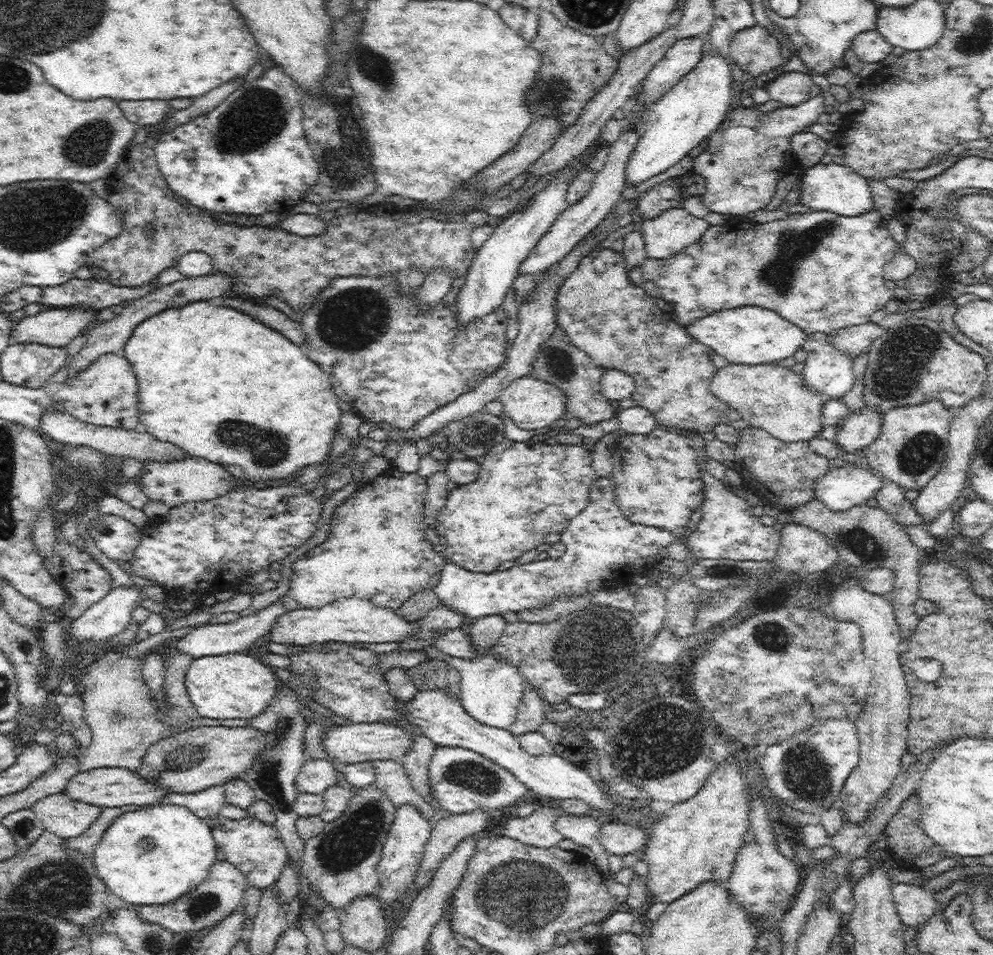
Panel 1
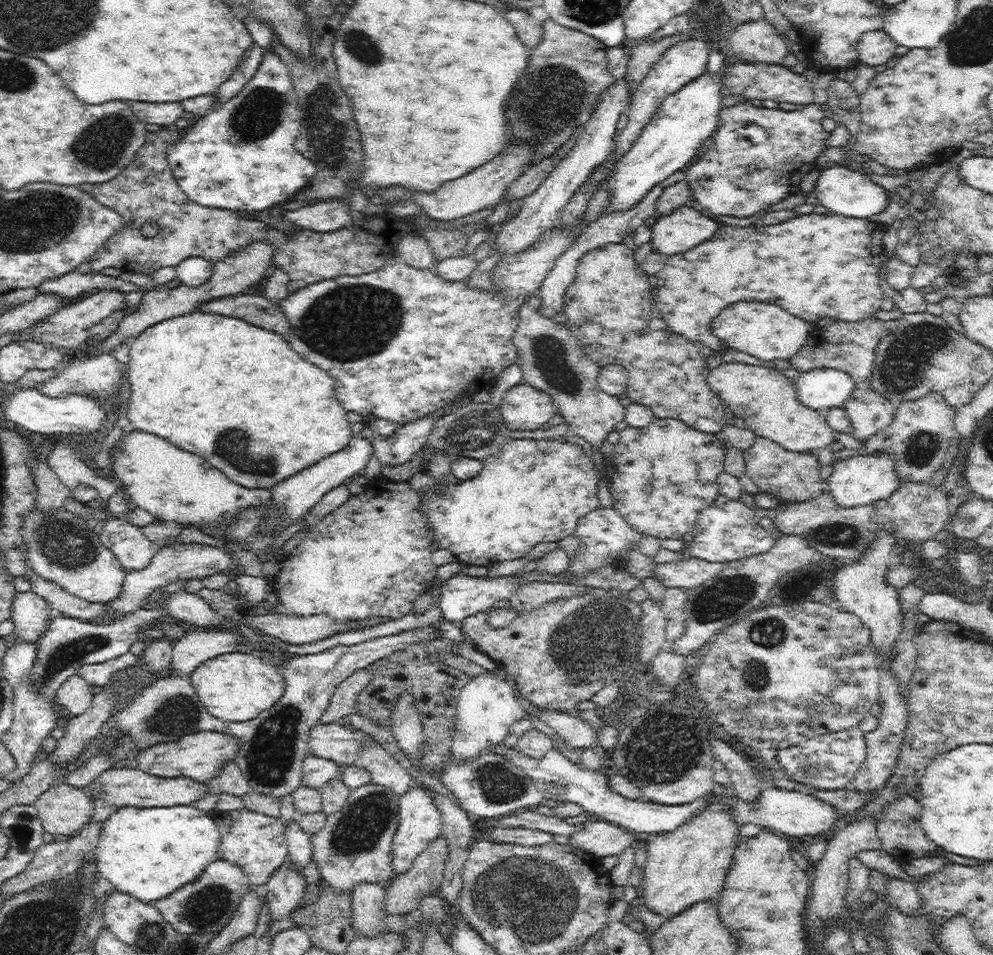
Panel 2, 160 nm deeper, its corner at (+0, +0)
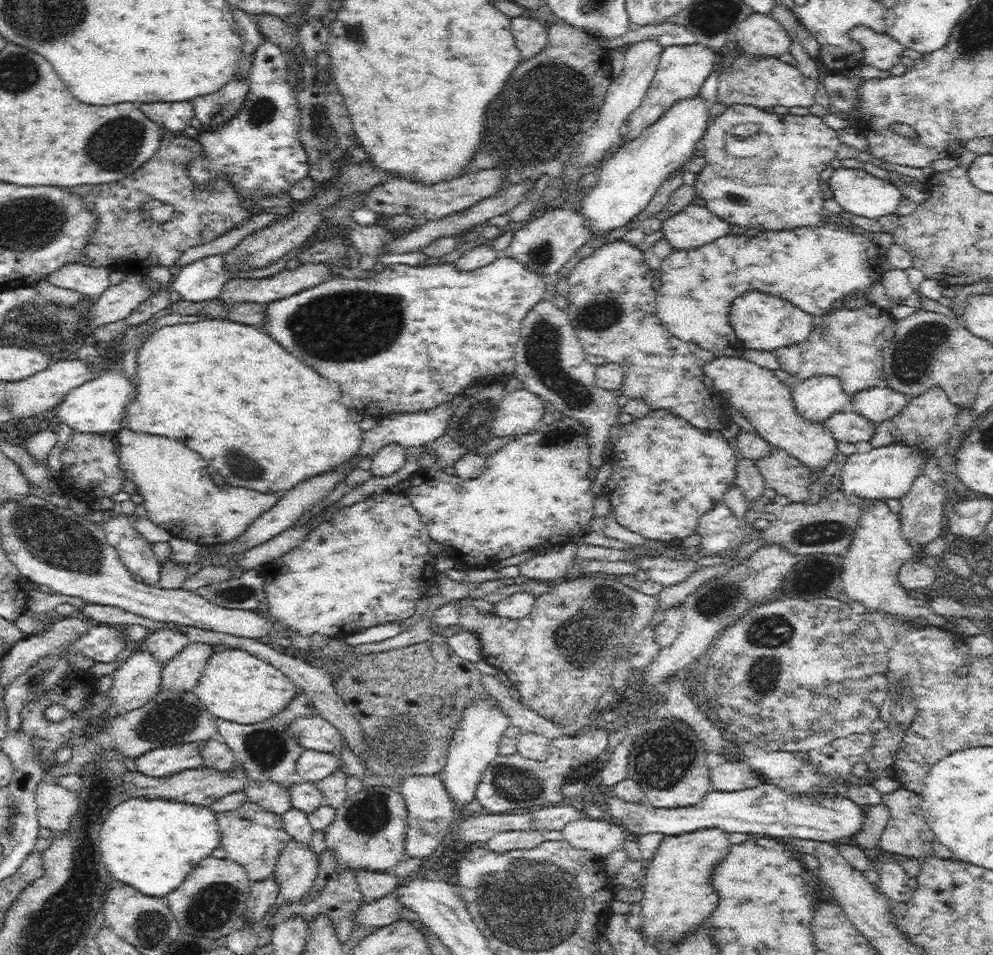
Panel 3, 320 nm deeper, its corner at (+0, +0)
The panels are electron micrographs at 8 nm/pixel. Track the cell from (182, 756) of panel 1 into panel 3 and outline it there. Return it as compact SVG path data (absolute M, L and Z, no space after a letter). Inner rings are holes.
M184 742L145 752L135 759L137 771L152 777L169 777L203 766L200 744Z

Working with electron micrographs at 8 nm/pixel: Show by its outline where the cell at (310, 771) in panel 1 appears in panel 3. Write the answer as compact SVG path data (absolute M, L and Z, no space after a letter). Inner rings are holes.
M303 749L298 757L295 772L299 780L318 782L338 768L334 753Z

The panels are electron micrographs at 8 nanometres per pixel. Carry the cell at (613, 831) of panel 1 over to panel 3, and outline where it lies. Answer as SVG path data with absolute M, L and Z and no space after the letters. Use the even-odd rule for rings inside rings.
M582 817L570 821L561 832L572 846L579 850L589 849L603 858L614 850L620 850L627 840L623 826L605 817Z

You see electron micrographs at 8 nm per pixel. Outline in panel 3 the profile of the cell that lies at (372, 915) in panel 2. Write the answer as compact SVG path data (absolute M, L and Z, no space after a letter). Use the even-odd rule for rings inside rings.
M358 869L356 871L356 882L363 898L362 904L372 902L386 896L386 894L390 894L400 882L400 878L389 871L378 872L366 869Z

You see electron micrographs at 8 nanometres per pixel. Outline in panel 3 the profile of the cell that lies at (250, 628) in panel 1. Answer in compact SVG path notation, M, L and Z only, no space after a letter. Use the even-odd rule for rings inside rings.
M191 642L163 665L161 688L170 692L193 692L206 663L215 652L210 644Z

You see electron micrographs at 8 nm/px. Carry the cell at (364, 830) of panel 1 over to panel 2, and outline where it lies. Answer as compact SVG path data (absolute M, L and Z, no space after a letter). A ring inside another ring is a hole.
M368 783L352 788L342 810L327 816L324 828L315 832L310 838L312 843L312 860L317 862L321 878L324 879L336 893L352 890L361 882L378 883L388 886L395 877L392 867L392 840L398 828L399 796L390 788L376 783Z

